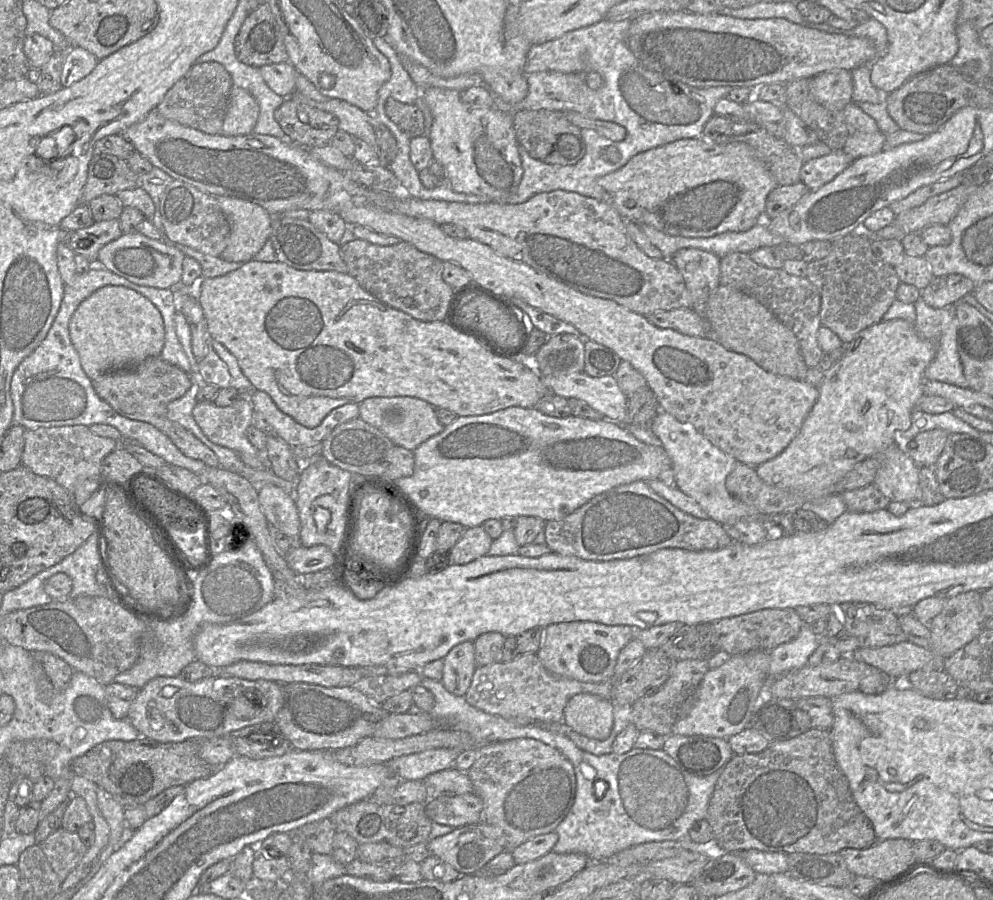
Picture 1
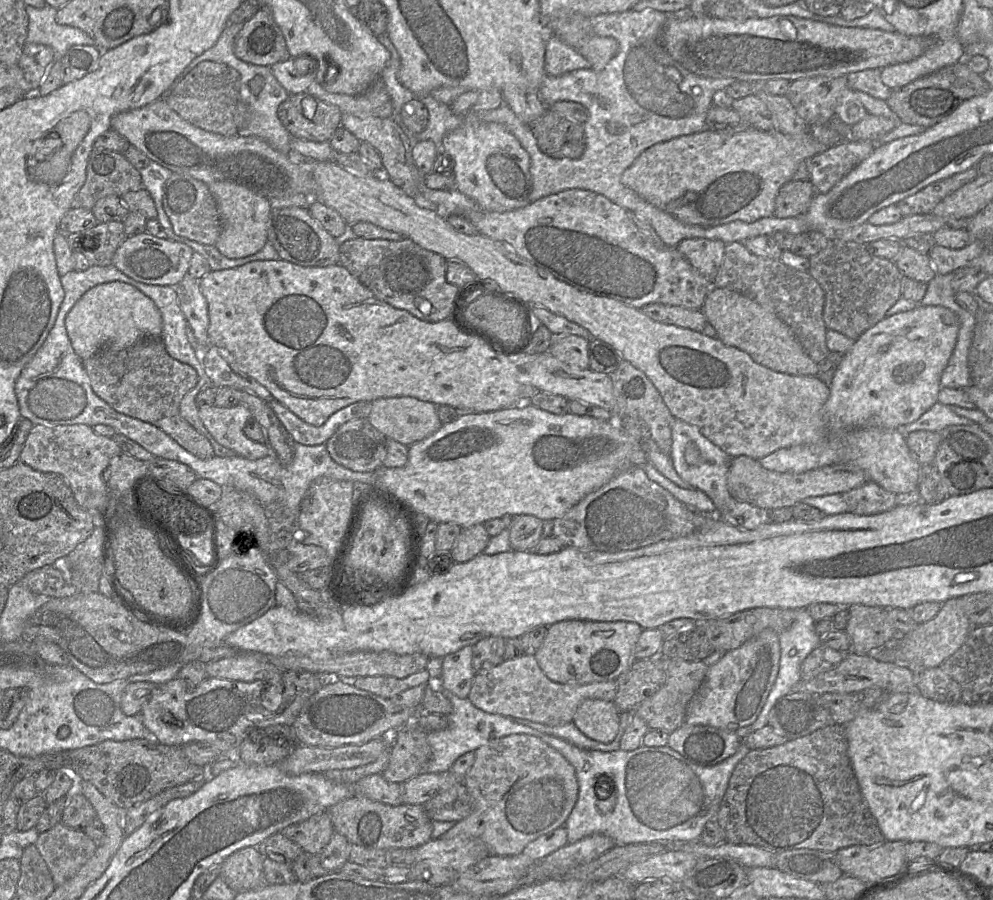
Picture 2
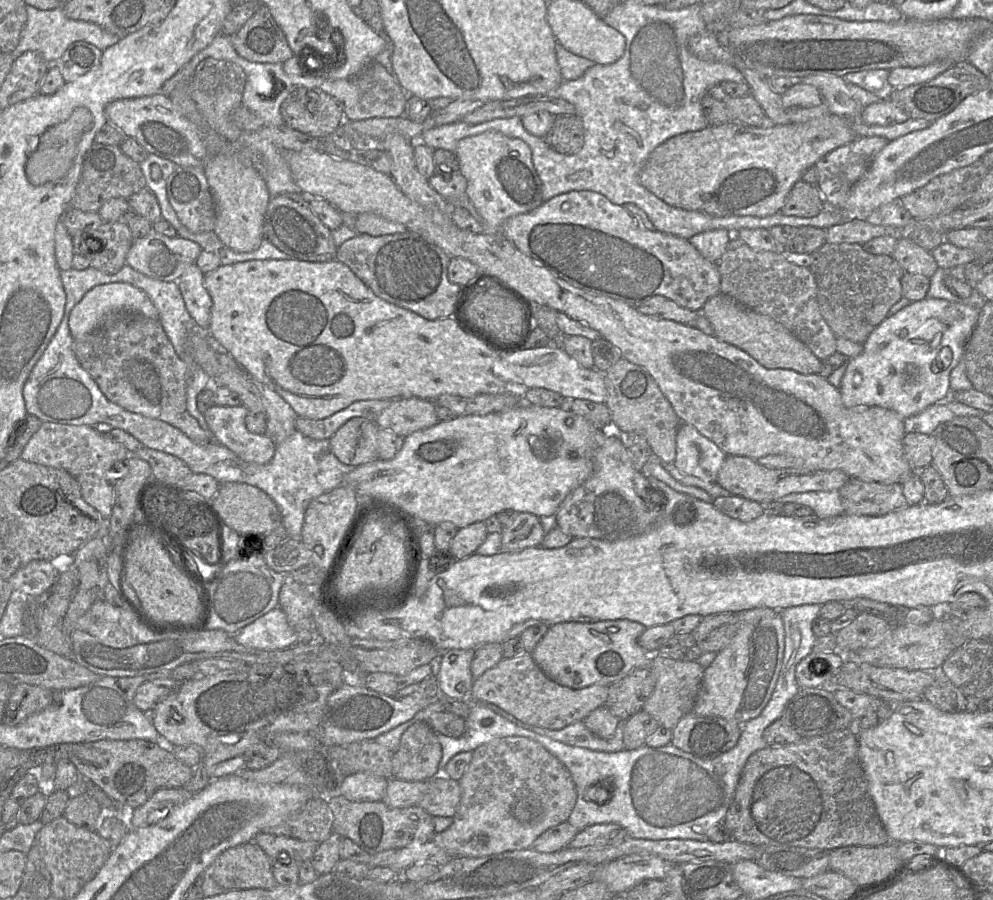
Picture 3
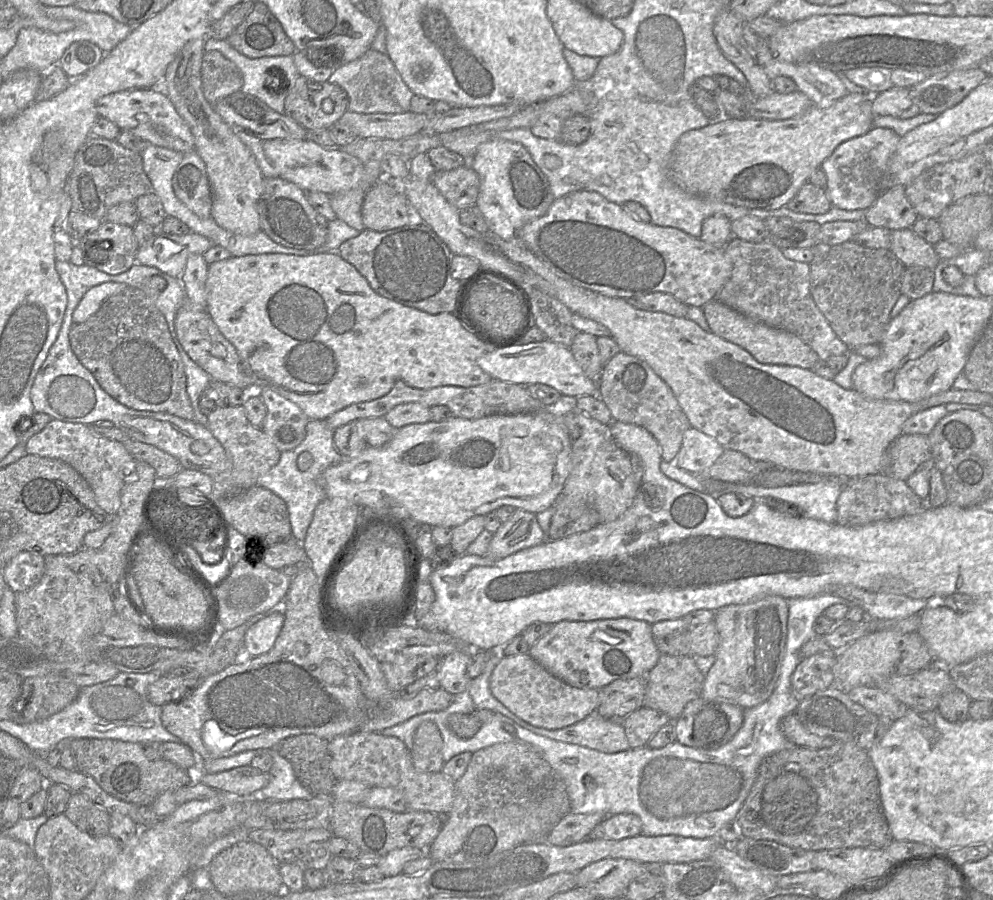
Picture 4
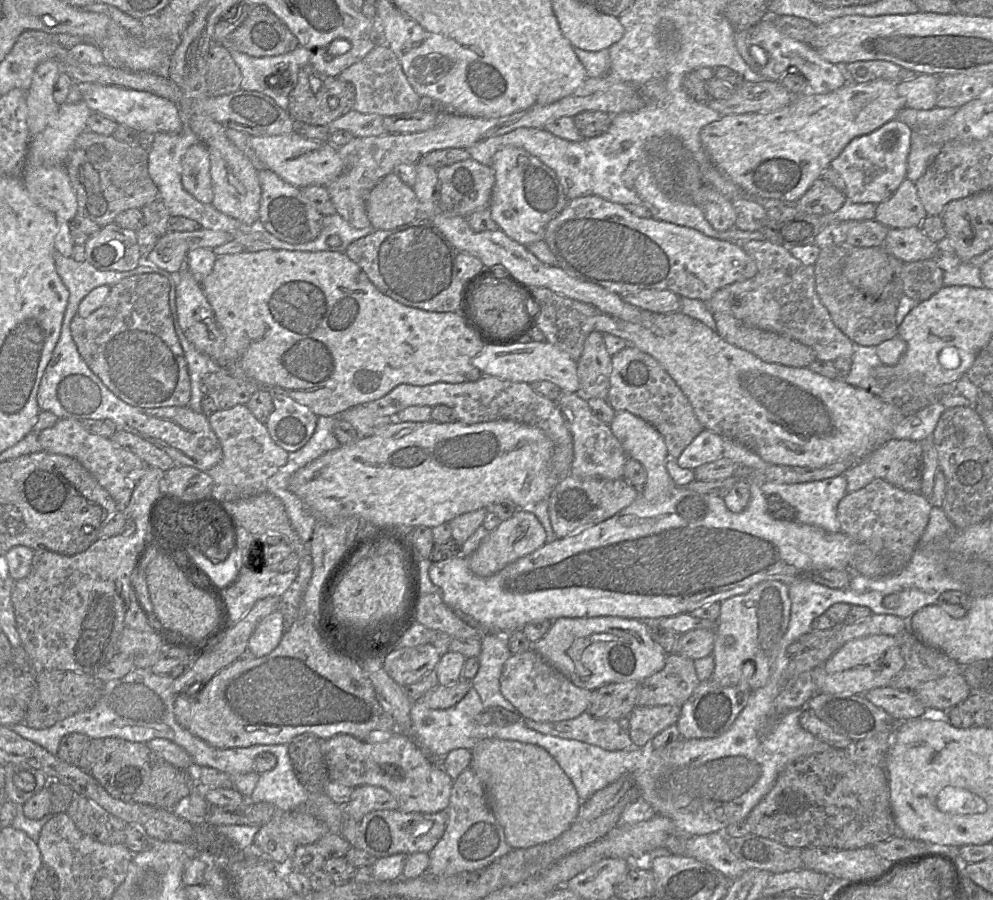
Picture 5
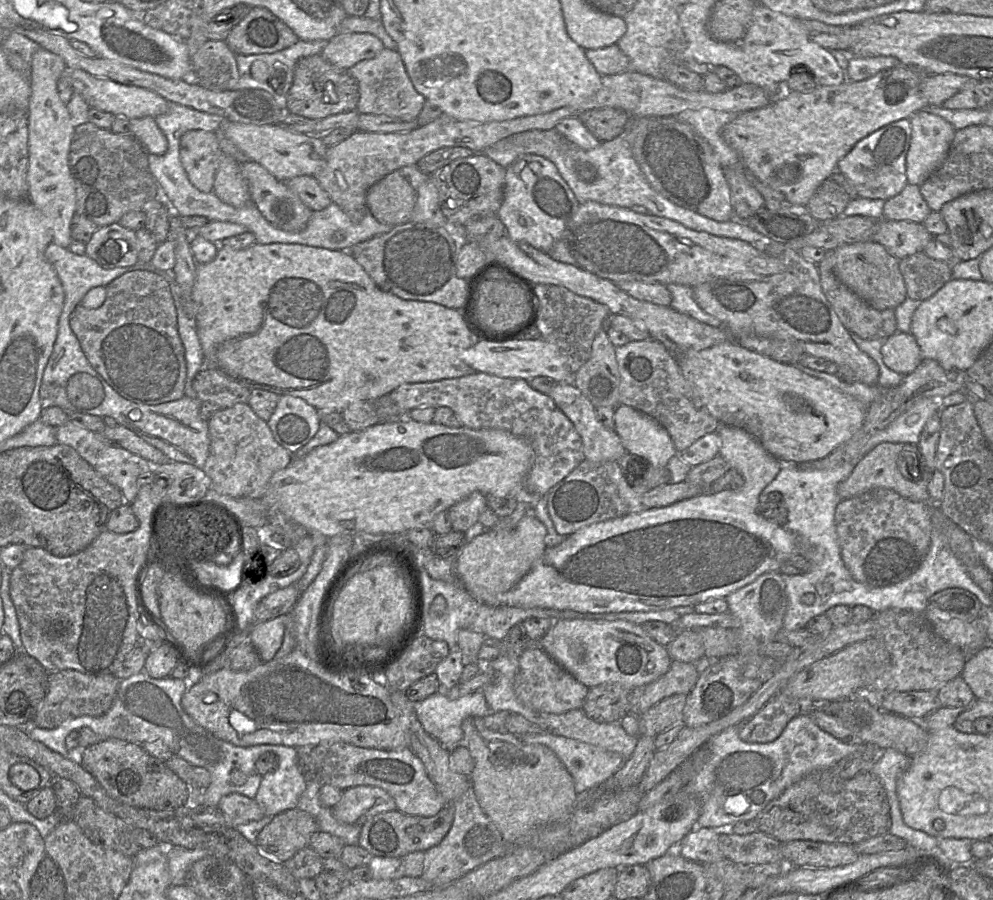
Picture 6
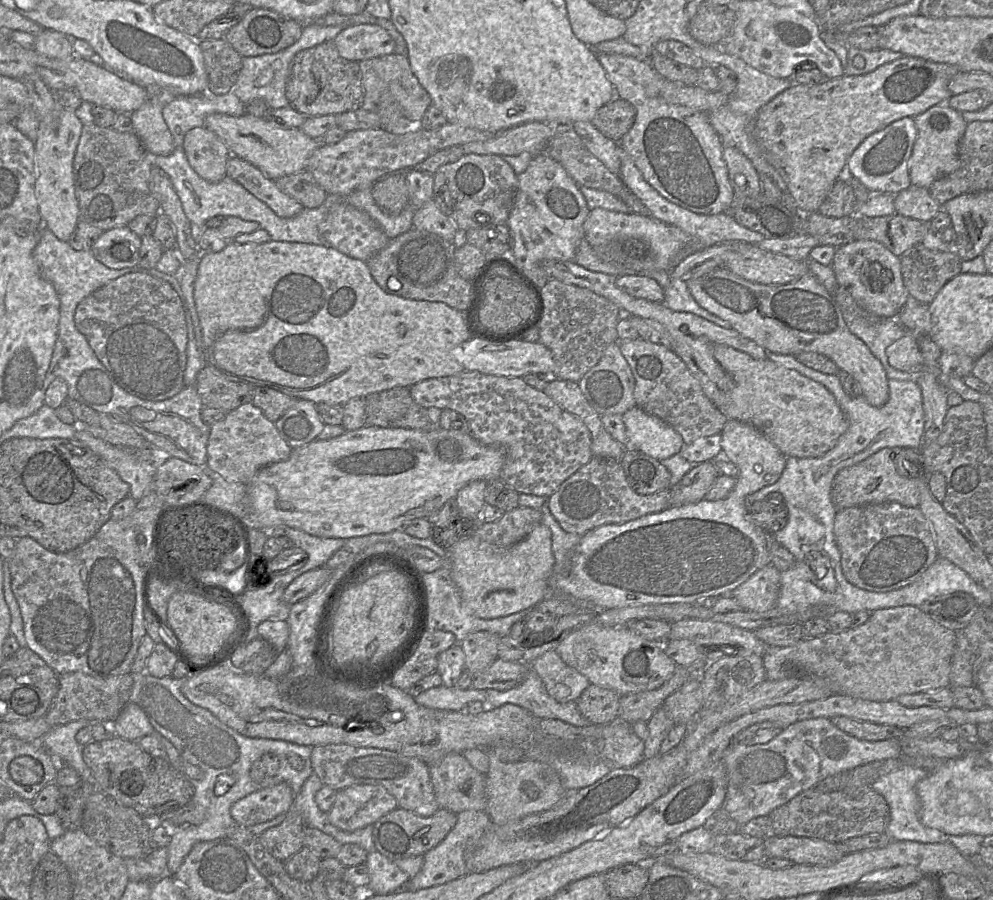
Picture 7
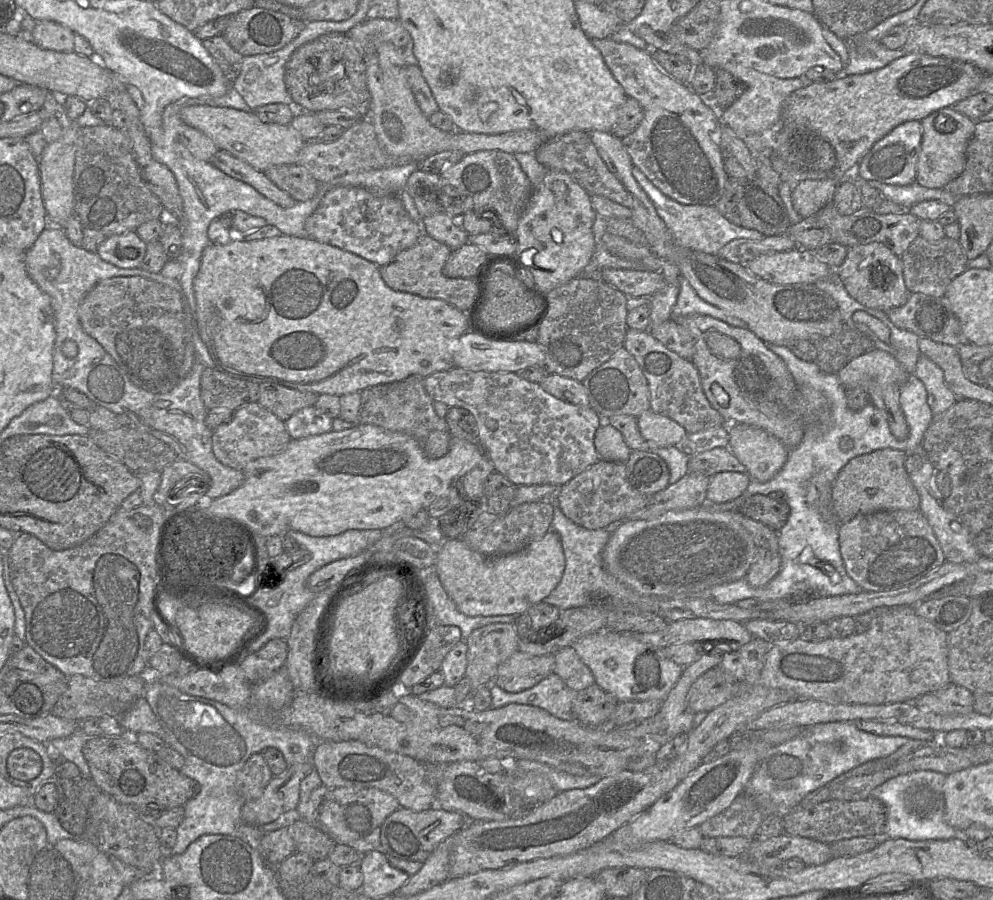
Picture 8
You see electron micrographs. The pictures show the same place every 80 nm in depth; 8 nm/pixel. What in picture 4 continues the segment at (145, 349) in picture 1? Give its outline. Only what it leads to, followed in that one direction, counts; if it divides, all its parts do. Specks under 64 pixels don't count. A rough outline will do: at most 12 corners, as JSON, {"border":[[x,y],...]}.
{"border":[[105,282],[89,289],[72,314],[85,322],[125,283]]}

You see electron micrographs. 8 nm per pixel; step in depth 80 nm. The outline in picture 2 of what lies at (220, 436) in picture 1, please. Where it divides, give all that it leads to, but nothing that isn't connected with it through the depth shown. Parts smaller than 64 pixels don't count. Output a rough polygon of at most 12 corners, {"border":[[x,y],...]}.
{"border":[[244,404],[202,407],[211,436],[238,456],[270,453],[266,442],[245,436],[252,415]]}

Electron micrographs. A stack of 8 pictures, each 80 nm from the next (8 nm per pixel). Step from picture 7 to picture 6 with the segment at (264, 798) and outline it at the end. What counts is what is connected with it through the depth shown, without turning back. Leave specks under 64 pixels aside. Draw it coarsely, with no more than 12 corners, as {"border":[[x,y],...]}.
{"border":[[239,793],[221,798],[227,824],[237,827],[265,814],[254,798]]}

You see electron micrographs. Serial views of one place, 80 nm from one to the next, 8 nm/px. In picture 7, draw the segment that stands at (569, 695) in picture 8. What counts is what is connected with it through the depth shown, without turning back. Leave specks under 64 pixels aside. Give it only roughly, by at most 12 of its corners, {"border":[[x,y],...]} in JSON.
{"border":[[531,669],[514,688],[486,689],[493,708],[518,705],[538,719],[589,723],[575,701],[551,697]]}

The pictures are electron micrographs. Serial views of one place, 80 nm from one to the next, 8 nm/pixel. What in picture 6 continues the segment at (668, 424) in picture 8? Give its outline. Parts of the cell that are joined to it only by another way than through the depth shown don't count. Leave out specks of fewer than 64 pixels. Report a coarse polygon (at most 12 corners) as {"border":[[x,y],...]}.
{"border":[[630,406],[615,408],[626,451],[658,468],[677,450],[666,428]]}

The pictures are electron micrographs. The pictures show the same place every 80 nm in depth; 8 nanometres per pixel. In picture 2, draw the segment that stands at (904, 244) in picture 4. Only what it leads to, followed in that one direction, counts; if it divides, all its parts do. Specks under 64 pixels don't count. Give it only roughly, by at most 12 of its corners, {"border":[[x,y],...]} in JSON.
{"border":[[905,245],[894,262],[904,277],[928,284],[937,274],[928,254]]}

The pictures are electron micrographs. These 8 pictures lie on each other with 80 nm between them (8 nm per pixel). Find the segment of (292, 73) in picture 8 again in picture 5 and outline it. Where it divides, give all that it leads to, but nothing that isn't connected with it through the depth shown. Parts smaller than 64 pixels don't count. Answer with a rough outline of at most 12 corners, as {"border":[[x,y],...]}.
{"border":[[309,63],[288,95],[294,121],[327,126],[353,110],[352,83]]}

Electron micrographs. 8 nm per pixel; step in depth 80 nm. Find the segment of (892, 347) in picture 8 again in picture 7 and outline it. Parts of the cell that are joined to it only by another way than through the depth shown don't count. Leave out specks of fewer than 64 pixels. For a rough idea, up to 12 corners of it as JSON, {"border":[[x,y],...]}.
{"border":[[873,314],[846,323],[884,368],[888,380],[916,380],[892,368],[886,349],[910,334],[893,318]]}

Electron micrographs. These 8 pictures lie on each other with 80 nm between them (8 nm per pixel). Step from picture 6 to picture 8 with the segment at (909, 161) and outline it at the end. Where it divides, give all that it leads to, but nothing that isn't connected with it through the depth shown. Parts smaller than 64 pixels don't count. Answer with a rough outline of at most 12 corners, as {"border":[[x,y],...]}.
{"border":[[953,106],[920,121],[915,182],[943,188],[966,164],[976,122]]}

